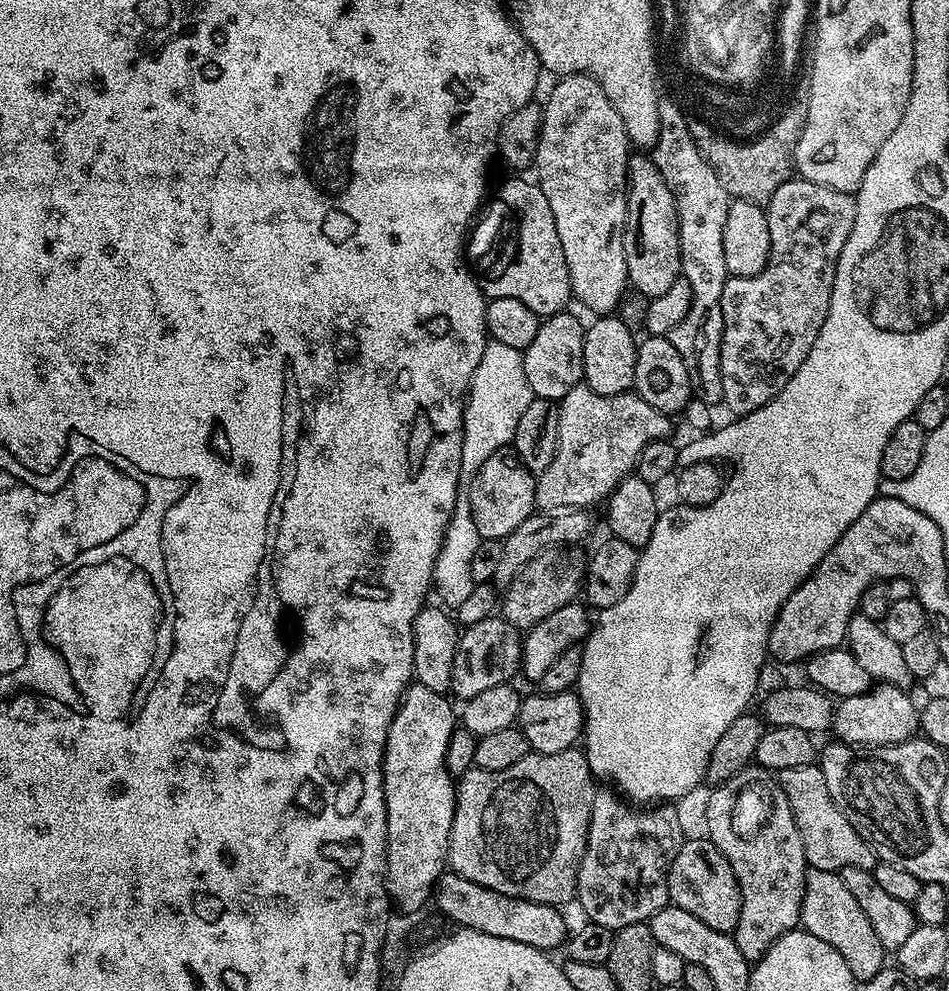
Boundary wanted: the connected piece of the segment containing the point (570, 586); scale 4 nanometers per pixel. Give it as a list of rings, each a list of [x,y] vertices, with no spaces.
[[[561,546],[538,554],[538,558],[522,566],[518,575],[503,589],[503,619],[509,620],[518,630],[527,630],[532,625],[542,622],[546,614],[562,610],[562,606],[573,603],[581,595],[585,571],[585,557],[580,557],[571,547]]]

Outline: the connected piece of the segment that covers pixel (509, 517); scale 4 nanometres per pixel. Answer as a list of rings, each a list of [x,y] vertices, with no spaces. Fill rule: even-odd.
[[[497,454],[486,458],[486,462],[482,462],[482,466],[471,476],[469,484],[472,485],[466,488],[466,495],[481,541],[502,542],[537,511],[536,476],[528,472],[515,455]]]

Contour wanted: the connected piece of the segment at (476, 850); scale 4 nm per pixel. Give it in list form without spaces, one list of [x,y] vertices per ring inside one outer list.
[[[573,746],[562,750],[558,754],[538,754],[529,751],[522,762],[514,762],[506,770],[491,772],[473,767],[465,776],[459,777],[456,786],[456,809],[454,810],[454,822],[448,839],[448,864],[451,871],[456,872],[462,878],[470,878],[470,882],[478,882],[478,886],[486,886],[486,890],[494,890],[498,894],[506,894],[510,898],[522,898],[539,904],[554,904],[564,906],[576,895],[576,879],[583,860],[584,851],[587,848],[587,834],[590,830],[591,808],[598,789],[597,781],[592,775],[588,759],[584,757],[579,747]]]

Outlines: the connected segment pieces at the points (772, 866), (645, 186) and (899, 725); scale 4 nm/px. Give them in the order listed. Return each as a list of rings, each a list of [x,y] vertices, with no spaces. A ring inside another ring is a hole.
[[[749,766],[734,774],[726,784],[717,784],[711,789],[708,796],[708,805],[704,808],[704,820],[708,823],[707,839],[730,862],[740,887],[740,913],[734,939],[738,950],[749,962],[763,958],[766,950],[774,946],[782,934],[793,931],[800,924],[800,911],[804,897],[804,877],[808,868],[808,860],[804,857],[804,843],[796,825],[790,802],[786,794],[780,789],[779,783],[774,782],[767,768]],[[740,812],[768,812],[760,832],[756,832],[747,840],[740,836]]]
[[[648,154],[633,155],[628,162],[628,217],[624,223],[624,253],[629,285],[646,298],[666,294],[670,285],[682,275],[682,246],[674,194],[670,194],[670,186],[666,186],[662,174],[656,169],[655,159]]]
[[[877,683],[867,692],[857,696],[845,696],[835,705],[831,731],[836,732],[835,739],[845,744],[857,746],[875,746],[884,748],[888,744],[901,744],[913,739],[920,727],[918,704],[908,697],[909,693],[903,688],[895,688],[892,684]]]

